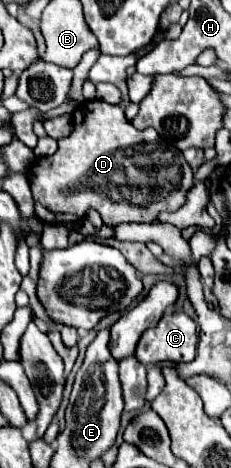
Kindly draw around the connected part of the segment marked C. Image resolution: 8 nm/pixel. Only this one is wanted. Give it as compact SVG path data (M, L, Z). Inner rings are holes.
M167 312L157 326L149 328L139 344L135 356L145 366L175 360L191 362L197 354L197 324L185 312Z

